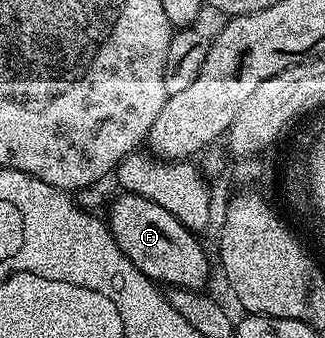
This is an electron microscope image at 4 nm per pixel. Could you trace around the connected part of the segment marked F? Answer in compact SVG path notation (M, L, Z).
M119 193L115 202L108 206L110 234L116 240L120 252L144 272L154 283L166 288L189 288L205 291L210 278L210 258L206 250L197 242L195 231L188 229L168 208L160 208L144 196Z

